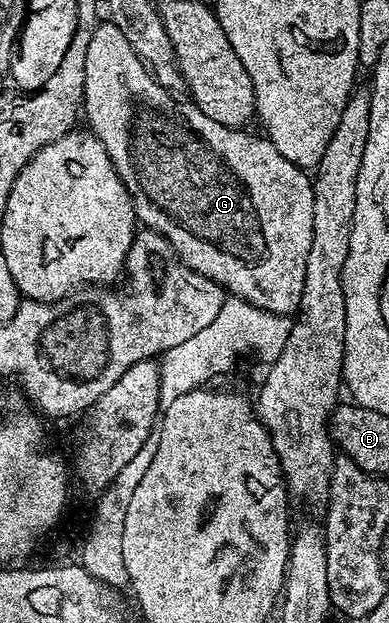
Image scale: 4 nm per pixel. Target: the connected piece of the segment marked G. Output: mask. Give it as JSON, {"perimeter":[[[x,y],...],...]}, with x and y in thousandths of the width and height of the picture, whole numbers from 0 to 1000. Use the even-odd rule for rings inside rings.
{"perimeter":[[[293,34],[254,35],[242,48],[229,51],[221,69],[221,128],[216,130],[216,191],[224,191],[229,209],[242,212],[252,225],[267,233],[288,265],[303,283],[319,291],[319,297],[334,311],[334,321],[344,326],[344,343],[357,360],[373,361],[383,369],[411,374],[442,393],[450,409],[470,422],[512,435],[524,445],[555,451],[594,475],[632,480],[648,490],[699,504],[753,507],[774,490],[781,470],[781,441],[792,432],[792,400],[802,400],[802,316],[807,297],[799,283],[779,270],[763,268],[710,233],[699,233],[692,223],[671,215],[640,217],[640,209],[571,201],[566,194],[545,194],[535,181],[512,175],[506,165],[458,159],[450,148],[411,136],[396,127],[393,116],[365,100],[347,79],[332,71],[319,53]]]}

